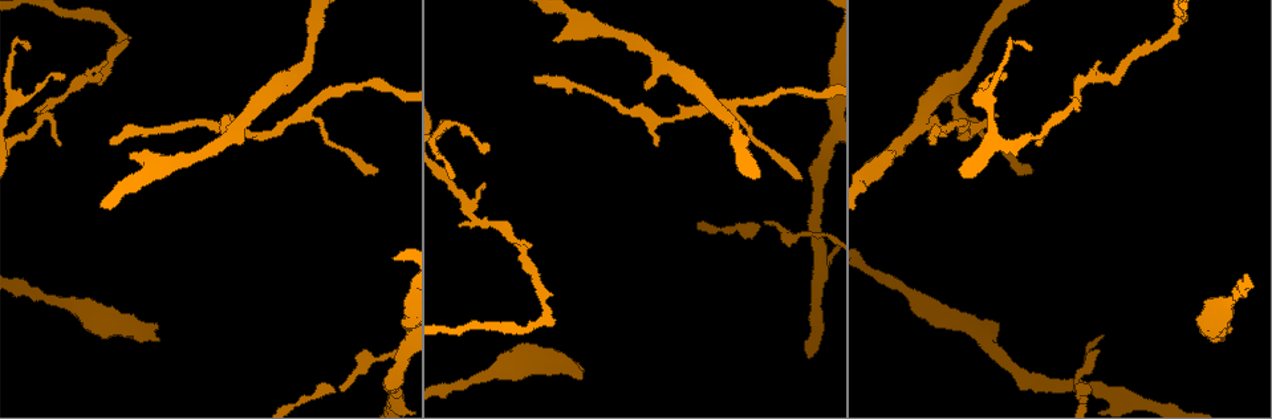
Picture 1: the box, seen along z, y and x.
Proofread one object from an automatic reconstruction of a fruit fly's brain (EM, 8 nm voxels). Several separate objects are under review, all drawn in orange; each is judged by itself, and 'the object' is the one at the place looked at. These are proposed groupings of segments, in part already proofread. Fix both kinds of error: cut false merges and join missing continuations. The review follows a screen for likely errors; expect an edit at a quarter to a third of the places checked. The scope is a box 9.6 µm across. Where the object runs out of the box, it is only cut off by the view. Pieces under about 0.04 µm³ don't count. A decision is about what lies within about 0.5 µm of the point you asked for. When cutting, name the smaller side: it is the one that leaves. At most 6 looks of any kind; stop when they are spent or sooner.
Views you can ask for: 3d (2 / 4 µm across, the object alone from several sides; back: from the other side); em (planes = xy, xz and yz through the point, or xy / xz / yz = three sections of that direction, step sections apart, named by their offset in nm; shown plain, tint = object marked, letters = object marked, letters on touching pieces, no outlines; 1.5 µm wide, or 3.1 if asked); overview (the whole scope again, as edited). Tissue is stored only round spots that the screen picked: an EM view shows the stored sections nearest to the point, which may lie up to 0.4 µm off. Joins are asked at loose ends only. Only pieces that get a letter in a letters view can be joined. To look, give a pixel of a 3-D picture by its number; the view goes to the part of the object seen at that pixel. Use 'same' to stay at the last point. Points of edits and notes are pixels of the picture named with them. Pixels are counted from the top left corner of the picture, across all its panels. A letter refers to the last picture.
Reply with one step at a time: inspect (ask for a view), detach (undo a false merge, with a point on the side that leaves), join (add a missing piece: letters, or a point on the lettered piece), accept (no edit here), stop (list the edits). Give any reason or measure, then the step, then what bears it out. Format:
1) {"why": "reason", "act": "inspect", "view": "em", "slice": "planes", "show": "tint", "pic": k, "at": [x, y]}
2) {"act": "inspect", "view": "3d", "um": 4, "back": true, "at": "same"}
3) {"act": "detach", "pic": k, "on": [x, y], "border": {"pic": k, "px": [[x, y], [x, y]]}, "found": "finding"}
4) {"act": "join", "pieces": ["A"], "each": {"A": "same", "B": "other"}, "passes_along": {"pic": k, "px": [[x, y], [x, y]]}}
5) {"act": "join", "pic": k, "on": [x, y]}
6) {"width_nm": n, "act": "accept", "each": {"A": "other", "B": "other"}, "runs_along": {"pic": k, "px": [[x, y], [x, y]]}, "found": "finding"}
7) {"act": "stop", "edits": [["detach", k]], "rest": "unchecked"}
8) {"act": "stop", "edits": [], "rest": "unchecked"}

{"why": "sharp bend", "act": "inspect", "view": "em", "slice": "planes", "show": "plain", "pic": 1, "at": [959, 115]}

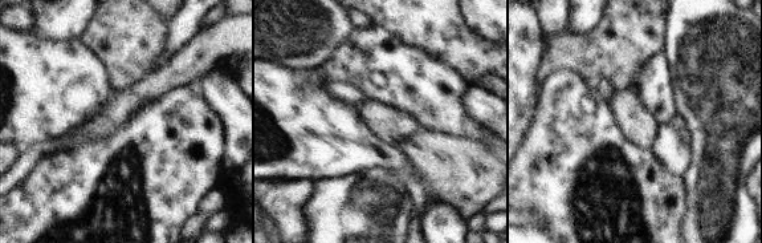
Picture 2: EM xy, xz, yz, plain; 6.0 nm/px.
{"why": "what lies round it", "act": "inspect", "view": "em", "slice": "planes", "show": "letters", "at": "same"}

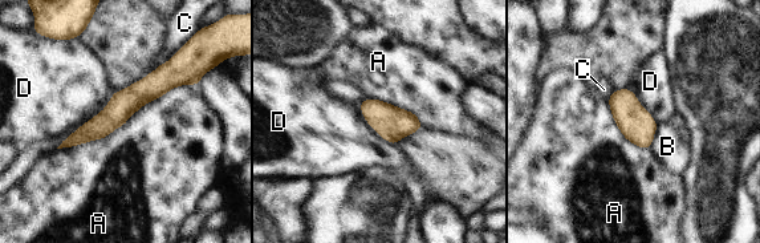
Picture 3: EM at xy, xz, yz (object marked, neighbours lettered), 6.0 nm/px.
{"act": "accept", "each": {"A": "other", "B": "other", "C": "other", "D": "other"}, "runs_along": {"pic": 3, "px": [[189, 80], [161, 80], [65, 144]]}, "found": "one neuron here"}

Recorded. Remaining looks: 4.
{"why": "end of a long branch", "act": "inspect", "view": "em", "slice": "xz", "step": 4, "show": "letters", "pic": 1, "at": [376, 169]}

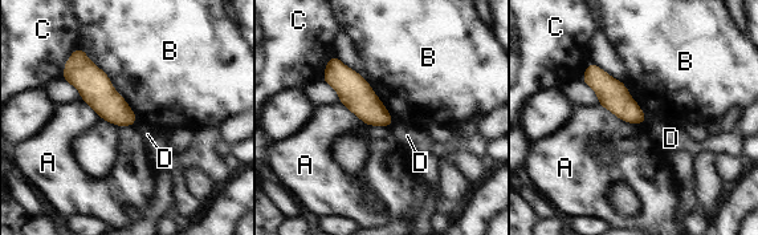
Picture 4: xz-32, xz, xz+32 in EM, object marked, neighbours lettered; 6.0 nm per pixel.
{"act": "accept", "each": {"A": "other", "B": "other", "C": "other", "D": "other"}, "border": {"pic": 4, "px": [[96, 63], [135, 116], [133, 125]]}, "found": "none of them fits"}

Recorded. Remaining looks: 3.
{"why": "free end", "act": "inspect", "view": "em", "slice": "planes", "show": "letters", "pic": 1, "at": [558, 39]}

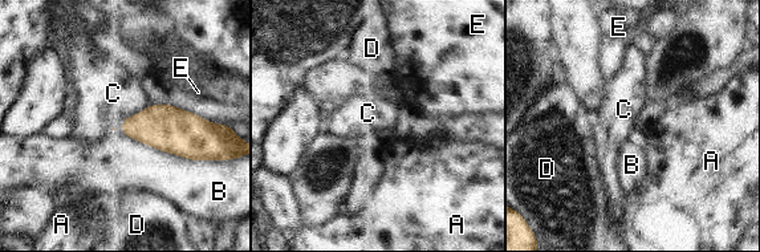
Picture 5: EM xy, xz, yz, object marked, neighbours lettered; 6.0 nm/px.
{"act": "accept", "each": {"A": "other", "B": "other", "C": "other", "D": "other", "E": "other"}, "border": {"pic": 5, "px": [[153, 104], [127, 116], [121, 133]]}, "found": "none of them fits"}

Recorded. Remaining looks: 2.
{"act": "stop", "edits": [], "rest": "unchecked"}

